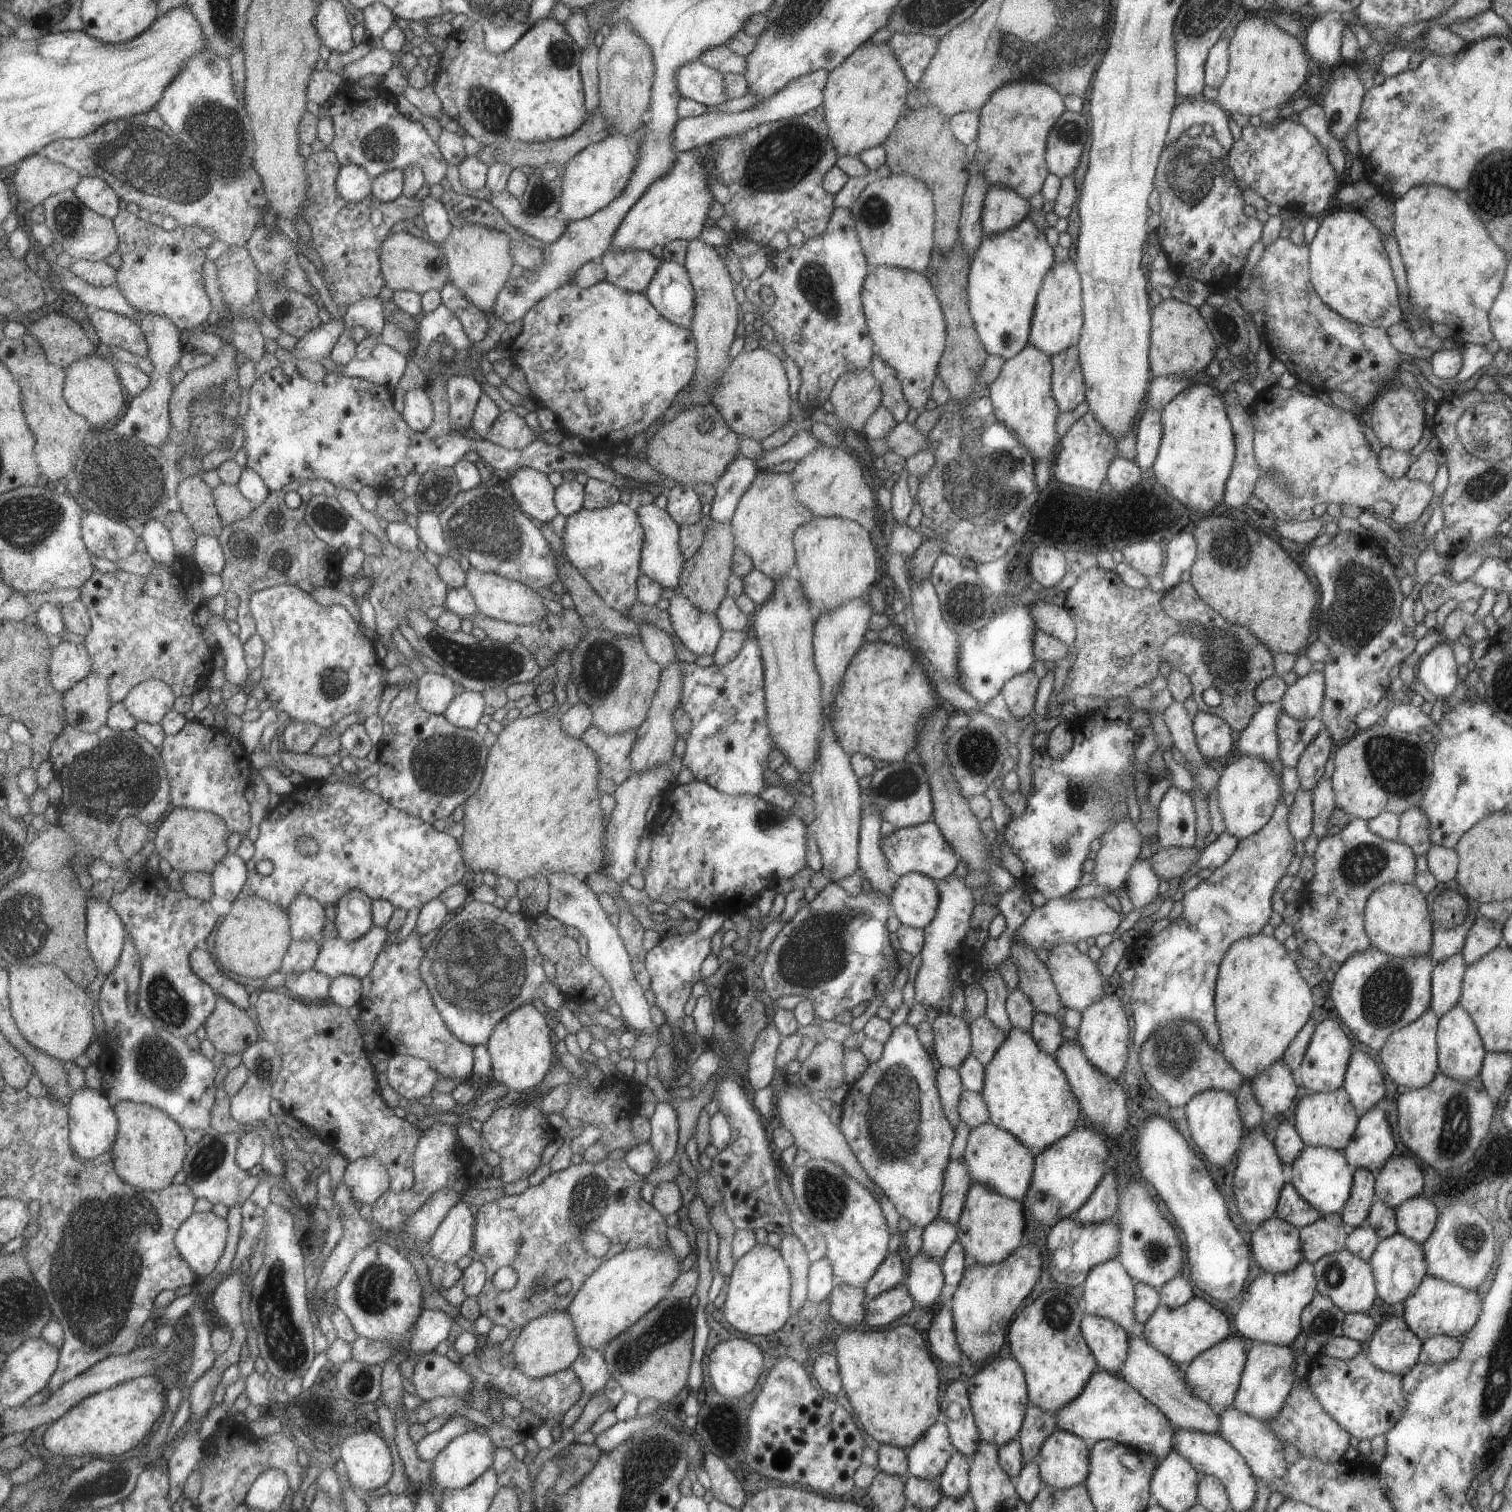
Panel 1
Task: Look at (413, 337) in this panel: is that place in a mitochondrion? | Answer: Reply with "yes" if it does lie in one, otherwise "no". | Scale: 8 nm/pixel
no

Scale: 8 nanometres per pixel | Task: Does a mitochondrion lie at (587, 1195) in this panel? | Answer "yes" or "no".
yes

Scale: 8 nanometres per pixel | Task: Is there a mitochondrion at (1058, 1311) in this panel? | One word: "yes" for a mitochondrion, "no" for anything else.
yes

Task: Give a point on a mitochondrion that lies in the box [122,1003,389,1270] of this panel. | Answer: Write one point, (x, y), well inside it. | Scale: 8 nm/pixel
(206, 1158)

